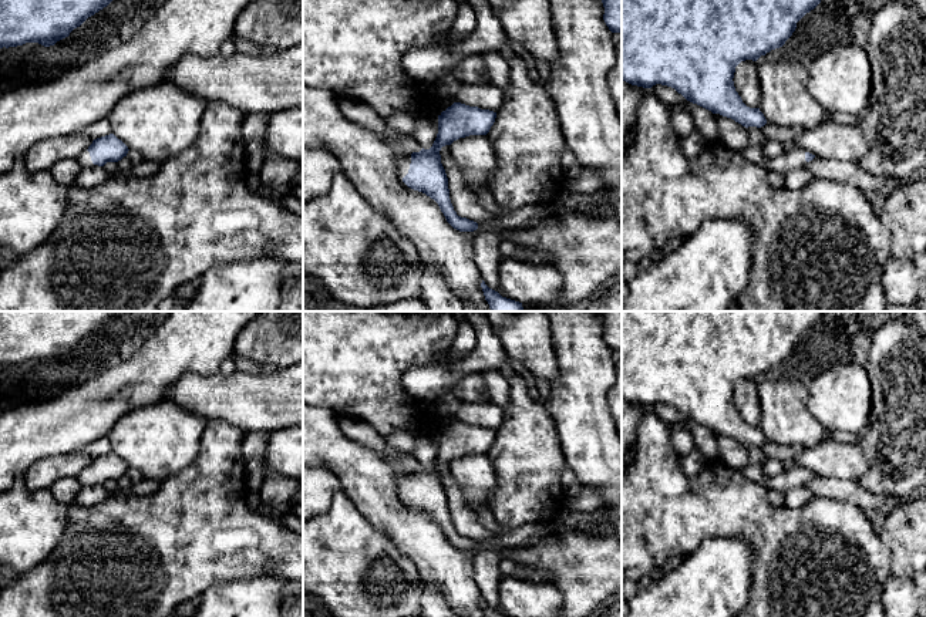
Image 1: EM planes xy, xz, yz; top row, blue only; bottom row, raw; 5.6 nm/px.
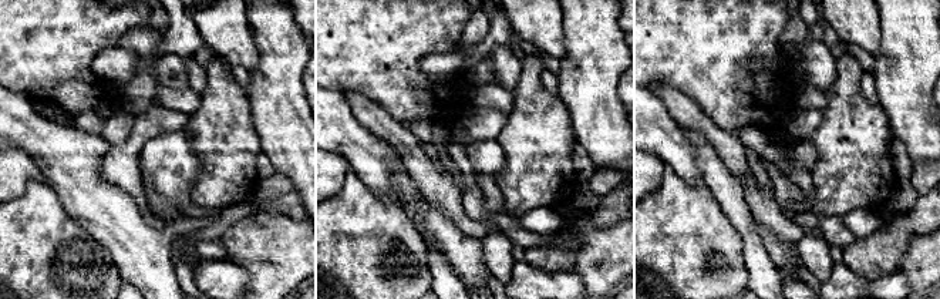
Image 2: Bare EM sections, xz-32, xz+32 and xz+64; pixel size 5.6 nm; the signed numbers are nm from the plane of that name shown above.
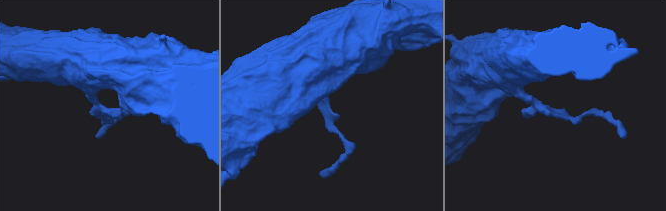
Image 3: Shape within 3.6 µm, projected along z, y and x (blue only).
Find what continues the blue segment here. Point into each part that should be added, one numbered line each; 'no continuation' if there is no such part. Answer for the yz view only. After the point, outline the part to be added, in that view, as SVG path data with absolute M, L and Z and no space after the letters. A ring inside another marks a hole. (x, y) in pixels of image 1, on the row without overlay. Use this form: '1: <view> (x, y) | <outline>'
1: yz (788, 479) | M792 468L775 476L765 476L762 485L768 490L779 490L785 493L789 489L804 485L805 481L805 471L799 468Z

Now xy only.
1: xy (84, 476) | M84 469L78 476L77 479L83 483L83 486L90 486L92 485L92 479L91 479L91 475L90 475L90 471L88 469Z

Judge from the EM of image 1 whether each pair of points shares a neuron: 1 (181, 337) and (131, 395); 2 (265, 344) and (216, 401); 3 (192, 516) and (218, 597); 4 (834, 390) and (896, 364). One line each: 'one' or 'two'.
1: one
2: two
3: two
4: two

